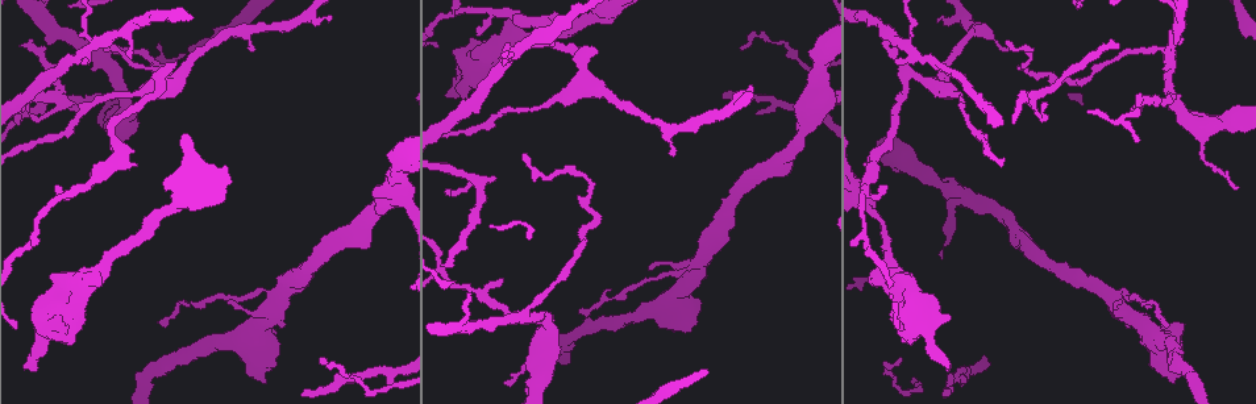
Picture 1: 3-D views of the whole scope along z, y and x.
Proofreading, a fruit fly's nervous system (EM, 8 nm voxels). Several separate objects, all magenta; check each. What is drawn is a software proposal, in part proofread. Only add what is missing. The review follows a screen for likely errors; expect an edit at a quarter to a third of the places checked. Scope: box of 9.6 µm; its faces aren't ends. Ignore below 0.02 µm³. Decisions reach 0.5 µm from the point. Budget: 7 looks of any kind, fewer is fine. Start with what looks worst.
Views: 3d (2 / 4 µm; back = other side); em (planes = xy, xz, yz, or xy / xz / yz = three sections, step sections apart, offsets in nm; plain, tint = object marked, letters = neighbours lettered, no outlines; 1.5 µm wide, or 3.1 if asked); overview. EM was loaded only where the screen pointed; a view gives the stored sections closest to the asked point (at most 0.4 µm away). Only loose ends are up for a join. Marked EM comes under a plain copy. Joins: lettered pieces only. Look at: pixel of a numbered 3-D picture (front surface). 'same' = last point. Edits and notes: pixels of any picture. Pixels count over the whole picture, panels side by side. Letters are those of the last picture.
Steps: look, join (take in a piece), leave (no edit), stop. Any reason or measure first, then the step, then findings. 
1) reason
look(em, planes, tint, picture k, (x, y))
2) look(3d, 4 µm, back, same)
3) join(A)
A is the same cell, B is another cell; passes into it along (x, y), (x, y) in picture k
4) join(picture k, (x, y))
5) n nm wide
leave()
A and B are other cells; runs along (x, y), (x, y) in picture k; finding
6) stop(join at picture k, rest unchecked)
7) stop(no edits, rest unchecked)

an open end
look(3d, 4 µm, picture 1, (948, 367))

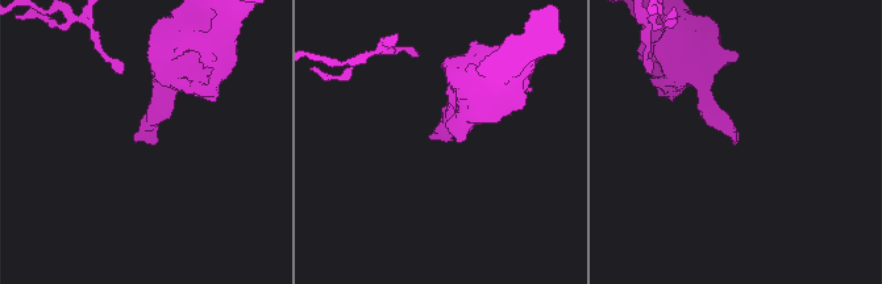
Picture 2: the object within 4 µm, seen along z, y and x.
now the EM
look(em, yz, step 4, letters, picture 2, (736, 142))

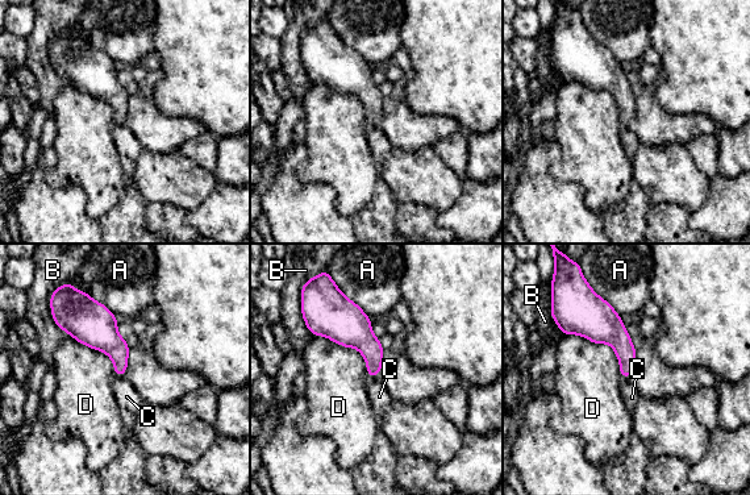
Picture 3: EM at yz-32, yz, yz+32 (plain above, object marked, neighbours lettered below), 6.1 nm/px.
another direction
look(em, planes, letters, same)

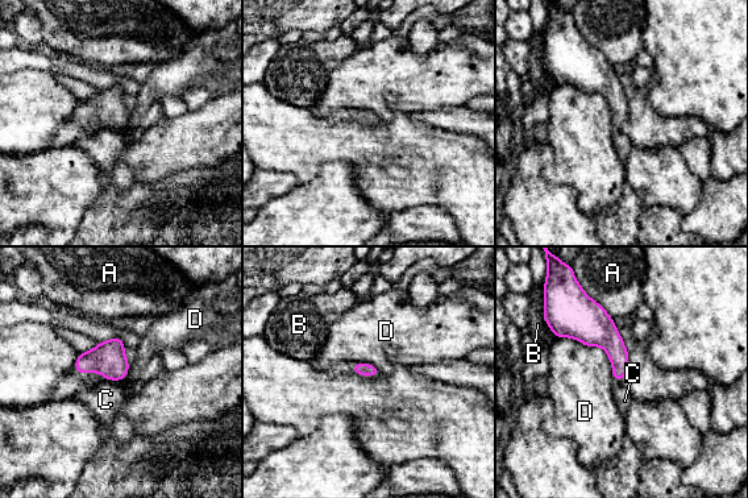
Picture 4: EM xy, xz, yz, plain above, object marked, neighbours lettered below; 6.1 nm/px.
join(C)
C is the same cell, A, B and D are other cells; passes into it along (108, 359), (111, 380), (106, 399) in picture 4; it goes on there

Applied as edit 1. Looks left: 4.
redraw
look(overview)

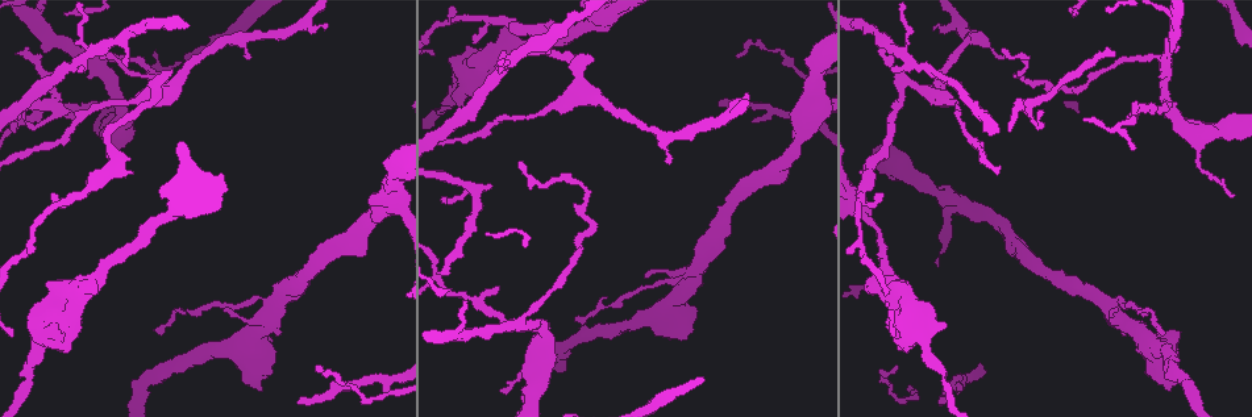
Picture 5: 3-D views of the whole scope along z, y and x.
thin end
look(em, yz, step 4, letters, picture 5, (445, 204))

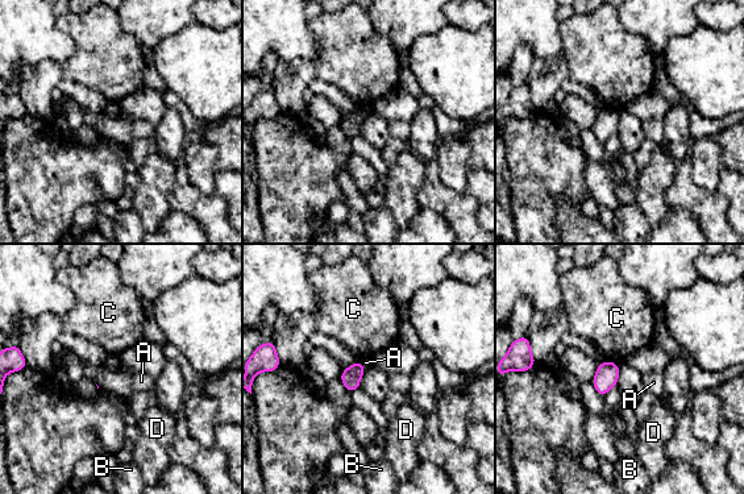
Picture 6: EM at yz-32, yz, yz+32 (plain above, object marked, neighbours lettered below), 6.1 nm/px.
look(em, xz, step 4, letters, same)

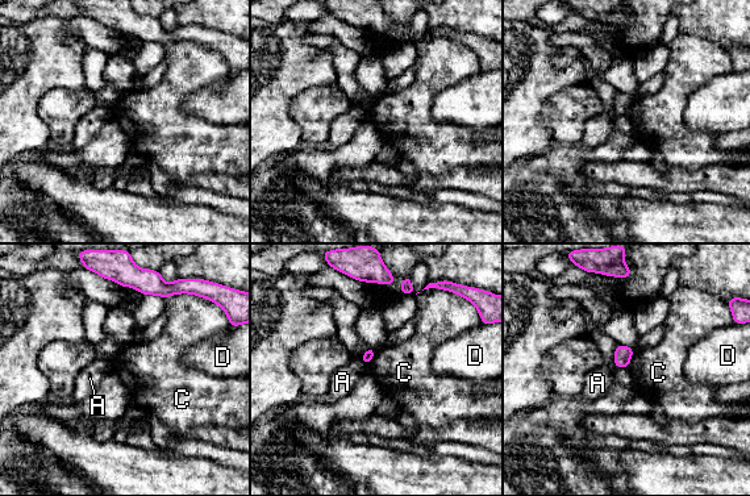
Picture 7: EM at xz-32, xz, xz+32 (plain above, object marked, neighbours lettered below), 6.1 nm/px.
70 nm wide
leave()
A, C and D are other cells; border along (636, 347), (626, 367) in picture 7; none of them fits

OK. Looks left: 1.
stop(join at picture 4, rest unchecked)

